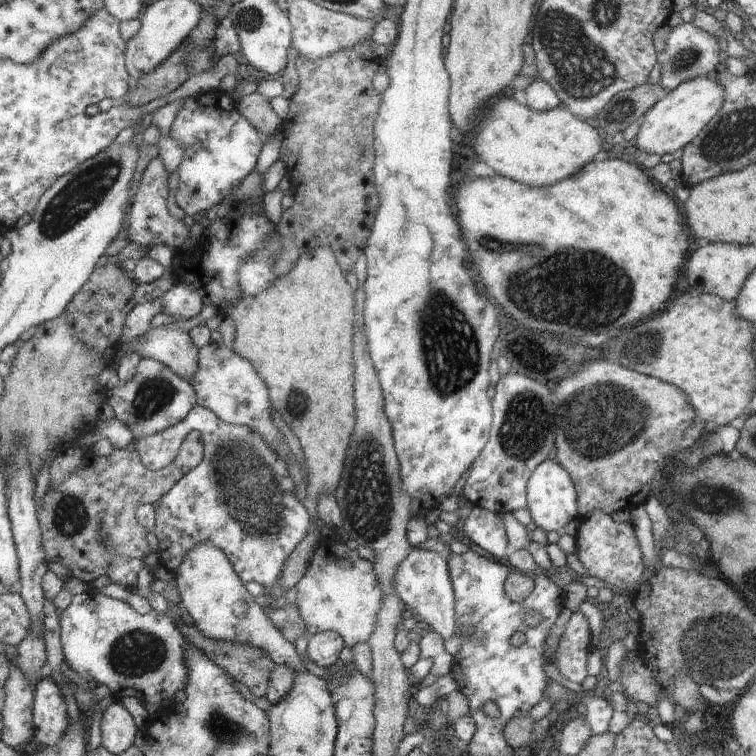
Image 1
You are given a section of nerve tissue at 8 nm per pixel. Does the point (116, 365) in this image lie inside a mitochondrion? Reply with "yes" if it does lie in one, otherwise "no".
no

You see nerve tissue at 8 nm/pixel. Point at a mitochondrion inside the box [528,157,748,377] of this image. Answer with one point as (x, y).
(641, 346)

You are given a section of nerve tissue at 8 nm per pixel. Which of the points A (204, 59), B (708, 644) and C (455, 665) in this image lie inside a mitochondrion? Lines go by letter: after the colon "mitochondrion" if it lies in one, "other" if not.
A: other
B: mitochondrion
C: other

